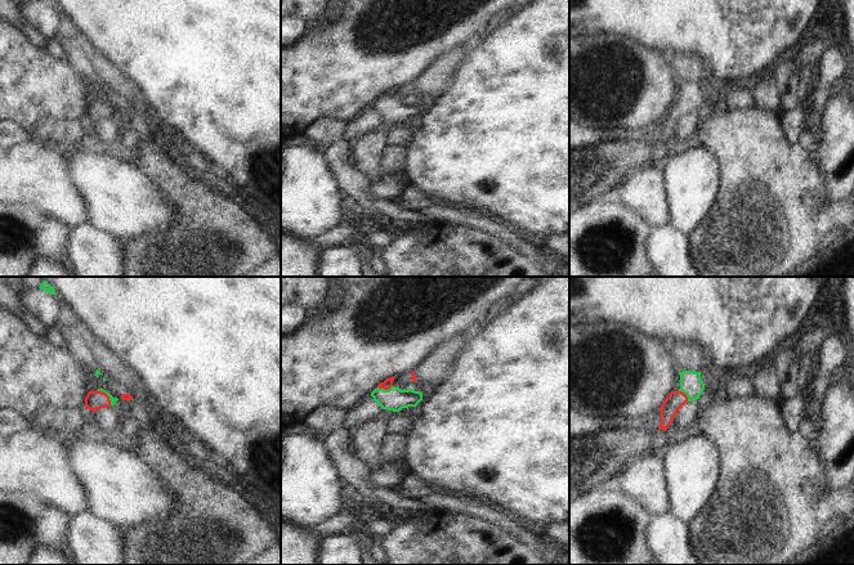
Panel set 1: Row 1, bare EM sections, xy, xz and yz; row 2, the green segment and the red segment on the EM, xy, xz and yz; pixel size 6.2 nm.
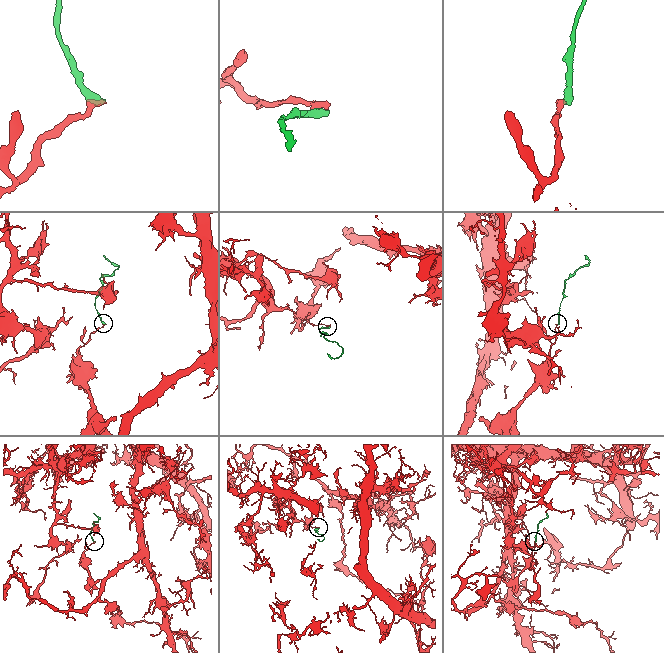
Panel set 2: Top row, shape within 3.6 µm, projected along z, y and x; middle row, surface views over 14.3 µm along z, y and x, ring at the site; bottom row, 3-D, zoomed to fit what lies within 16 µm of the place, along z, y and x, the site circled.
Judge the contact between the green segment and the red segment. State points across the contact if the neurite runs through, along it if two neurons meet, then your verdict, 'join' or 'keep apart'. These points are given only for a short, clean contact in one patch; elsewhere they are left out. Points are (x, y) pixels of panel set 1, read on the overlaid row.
way xz (394, 399), (383, 389), (388, 382); join

